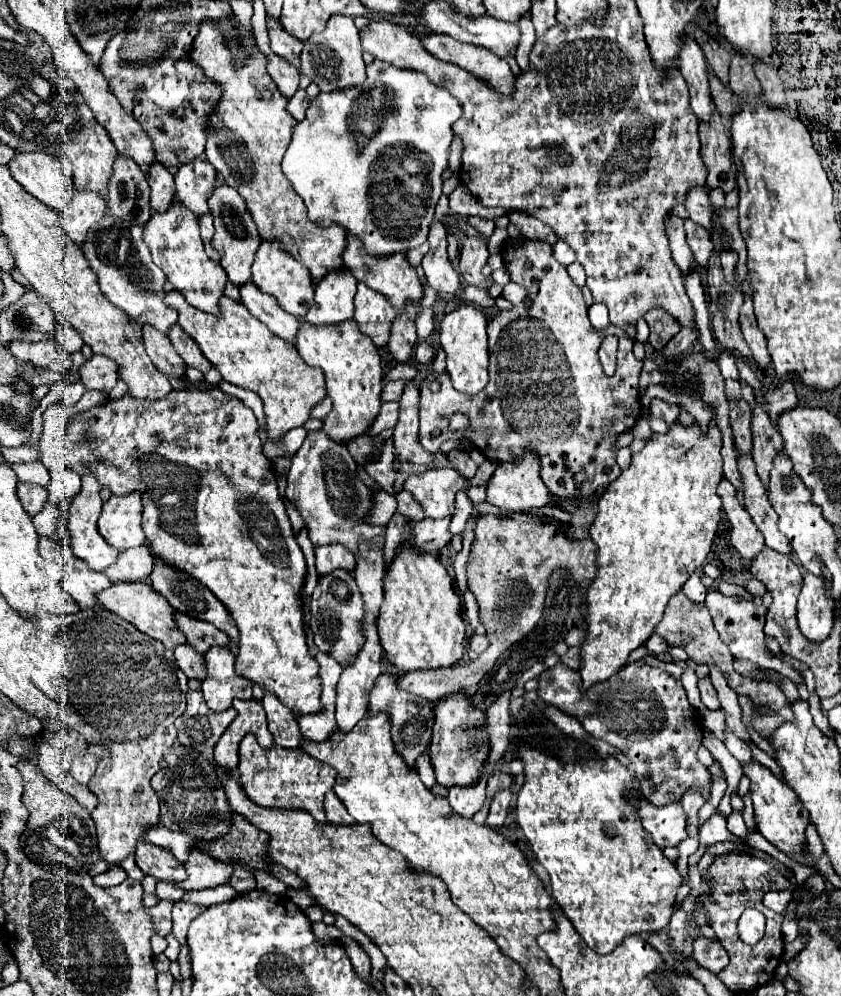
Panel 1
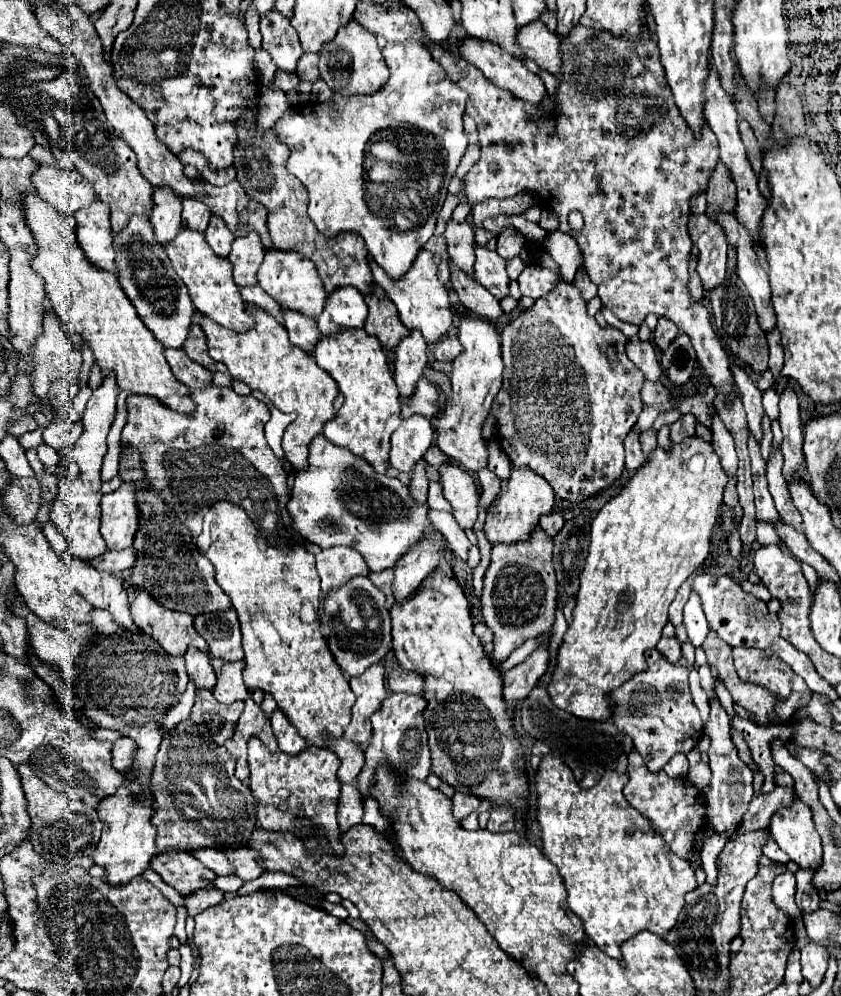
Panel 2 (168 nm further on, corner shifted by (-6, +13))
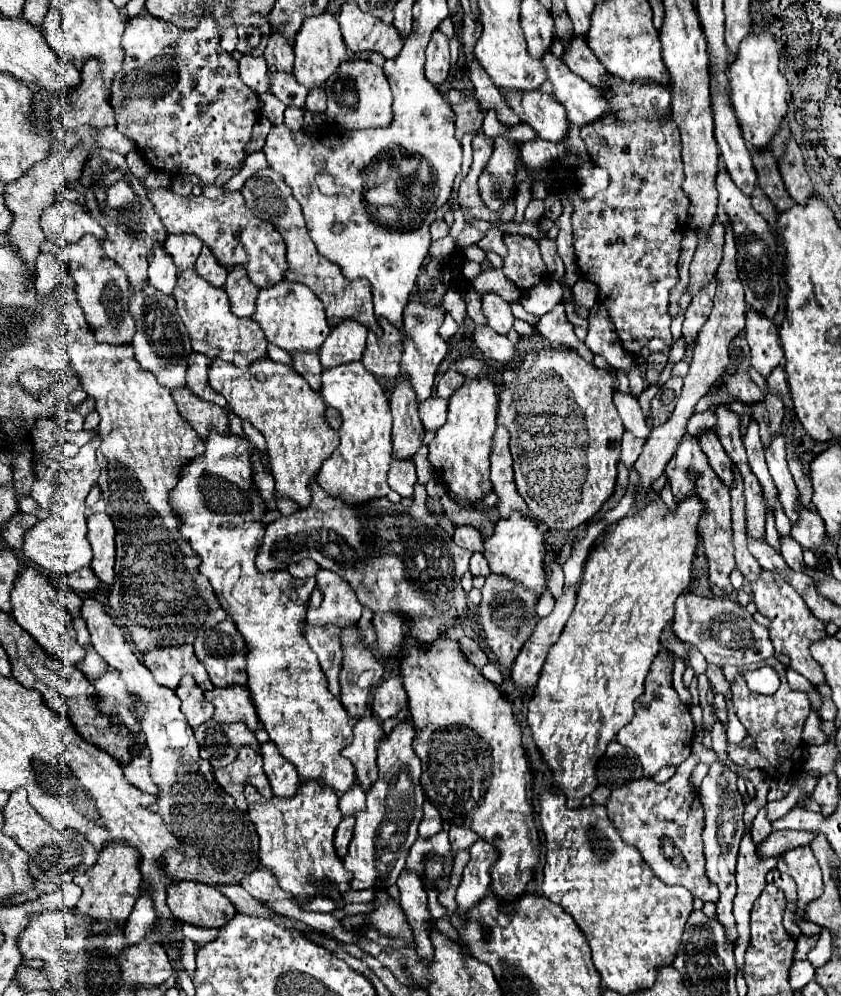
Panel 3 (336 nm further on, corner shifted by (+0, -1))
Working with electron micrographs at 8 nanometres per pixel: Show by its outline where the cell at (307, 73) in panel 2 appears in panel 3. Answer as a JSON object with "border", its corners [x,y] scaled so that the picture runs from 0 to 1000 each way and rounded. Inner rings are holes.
{"border":[[[372,89],[365,97],[365,111],[370,113],[386,113],[389,109],[389,97],[384,89]]]}

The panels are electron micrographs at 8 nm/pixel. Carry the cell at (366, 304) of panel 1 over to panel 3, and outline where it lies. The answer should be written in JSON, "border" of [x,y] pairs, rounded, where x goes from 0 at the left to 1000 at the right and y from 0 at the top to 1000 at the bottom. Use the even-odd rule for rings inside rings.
{"border":[[[467,330],[467,332],[470,334],[463,336],[463,338],[460,336],[448,338],[444,332],[439,332],[436,350],[432,354],[429,364],[446,379],[470,381],[472,374],[474,374],[474,362],[477,362],[477,354],[479,354],[479,344],[477,344],[477,338],[474,338],[472,330]]]}

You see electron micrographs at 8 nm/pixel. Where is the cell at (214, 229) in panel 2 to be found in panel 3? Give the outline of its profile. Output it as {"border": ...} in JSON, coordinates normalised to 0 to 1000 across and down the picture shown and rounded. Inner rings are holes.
{"border":[[[241,248],[234,264],[232,264],[232,272],[237,278],[246,280],[246,284],[251,284],[253,288],[265,288],[268,286],[268,278],[270,278],[270,272],[268,268],[263,268],[256,258],[251,256],[251,252],[246,248]]]}

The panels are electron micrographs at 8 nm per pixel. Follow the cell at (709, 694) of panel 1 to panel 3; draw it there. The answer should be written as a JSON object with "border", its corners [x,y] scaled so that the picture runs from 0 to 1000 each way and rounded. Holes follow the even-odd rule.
{"border":[[[848,766],[843,776],[838,778],[838,782],[834,784],[831,790],[831,802],[838,810],[838,822],[841,822],[841,830],[836,832],[836,844],[838,844],[838,860],[841,860],[841,881],[855,891],[857,901],[853,907],[853,923],[855,927],[862,931],[862,941],[867,947],[876,947],[879,937],[876,937],[876,927],[874,921],[869,917],[872,913],[872,903],[876,897],[876,889],[874,889],[874,864],[876,864],[876,856],[879,856],[879,844],[883,840],[883,814],[886,814],[886,806],[883,800],[876,794],[876,778],[860,770],[857,766]]]}

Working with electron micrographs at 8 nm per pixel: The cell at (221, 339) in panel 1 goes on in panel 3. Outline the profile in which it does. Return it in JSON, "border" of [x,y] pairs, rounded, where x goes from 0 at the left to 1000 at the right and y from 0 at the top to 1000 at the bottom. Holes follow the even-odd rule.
{"border":[[[256,360],[249,370],[249,387],[270,401],[275,415],[296,423],[317,445],[317,463],[327,481],[327,499],[346,501],[356,509],[370,505],[367,485],[377,479],[384,461],[391,461],[403,447],[403,437],[386,423],[386,405],[367,385],[346,368],[310,360],[296,370]]]}

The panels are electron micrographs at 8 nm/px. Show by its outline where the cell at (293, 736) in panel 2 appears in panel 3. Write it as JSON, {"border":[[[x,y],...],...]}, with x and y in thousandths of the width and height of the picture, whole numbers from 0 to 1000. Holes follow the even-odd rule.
{"border":[[[320,744],[310,748],[310,758],[315,764],[315,776],[327,800],[348,800],[356,792],[356,778],[346,766],[332,760],[329,750]]]}

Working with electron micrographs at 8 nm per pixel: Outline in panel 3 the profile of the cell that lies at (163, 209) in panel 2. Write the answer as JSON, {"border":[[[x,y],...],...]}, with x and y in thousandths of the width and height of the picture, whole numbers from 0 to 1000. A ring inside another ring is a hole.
{"border":[[[194,246],[182,248],[177,256],[177,284],[196,296],[206,296],[210,284],[210,268],[203,264],[203,258],[196,256]]]}

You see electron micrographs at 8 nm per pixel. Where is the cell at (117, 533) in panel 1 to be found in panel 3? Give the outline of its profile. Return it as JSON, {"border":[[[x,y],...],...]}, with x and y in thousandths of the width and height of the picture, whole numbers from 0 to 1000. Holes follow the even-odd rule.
{"border":[[[127,515],[108,517],[103,521],[103,541],[111,549],[111,563],[108,571],[120,583],[120,591],[134,585],[134,565],[137,565],[137,529]]]}

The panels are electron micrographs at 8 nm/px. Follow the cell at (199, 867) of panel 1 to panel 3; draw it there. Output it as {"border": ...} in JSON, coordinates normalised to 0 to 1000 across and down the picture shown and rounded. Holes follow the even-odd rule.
{"border":[[[310,872],[310,874],[301,874],[298,879],[294,879],[287,885],[287,891],[301,899],[303,903],[313,905],[313,907],[325,907],[329,903],[341,903],[339,895],[332,893],[325,877],[320,872]]]}

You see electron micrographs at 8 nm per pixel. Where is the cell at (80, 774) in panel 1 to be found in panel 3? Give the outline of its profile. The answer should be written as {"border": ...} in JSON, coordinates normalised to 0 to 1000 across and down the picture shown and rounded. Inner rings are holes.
{"border":[[[161,760],[158,766],[146,770],[146,776],[149,776],[151,784],[161,786],[161,790],[165,790],[168,794],[189,798],[189,790],[180,784],[180,778],[177,778],[177,766],[180,764],[175,760]]]}

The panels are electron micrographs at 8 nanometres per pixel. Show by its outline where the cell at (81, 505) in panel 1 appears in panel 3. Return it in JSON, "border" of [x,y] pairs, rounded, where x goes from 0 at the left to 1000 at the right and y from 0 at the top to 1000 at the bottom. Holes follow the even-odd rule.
{"border":[[[118,441],[103,445],[96,449],[94,457],[89,457],[82,463],[82,471],[70,473],[70,483],[65,485],[65,503],[61,507],[61,517],[46,525],[42,525],[37,531],[27,537],[27,559],[51,573],[82,577],[101,567],[108,565],[111,555],[108,547],[103,543],[103,525],[101,525],[101,499],[106,497],[108,489],[113,487],[118,479],[118,465],[113,461],[113,453],[118,449]]]}

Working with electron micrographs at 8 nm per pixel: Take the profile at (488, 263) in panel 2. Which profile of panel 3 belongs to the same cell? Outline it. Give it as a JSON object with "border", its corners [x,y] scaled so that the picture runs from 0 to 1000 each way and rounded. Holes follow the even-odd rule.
{"border":[[[579,294],[574,298],[574,314],[581,322],[581,328],[586,332],[591,332],[593,336],[603,336],[610,328],[610,314],[608,314],[608,308],[600,300],[596,300],[593,296],[589,294]]]}

